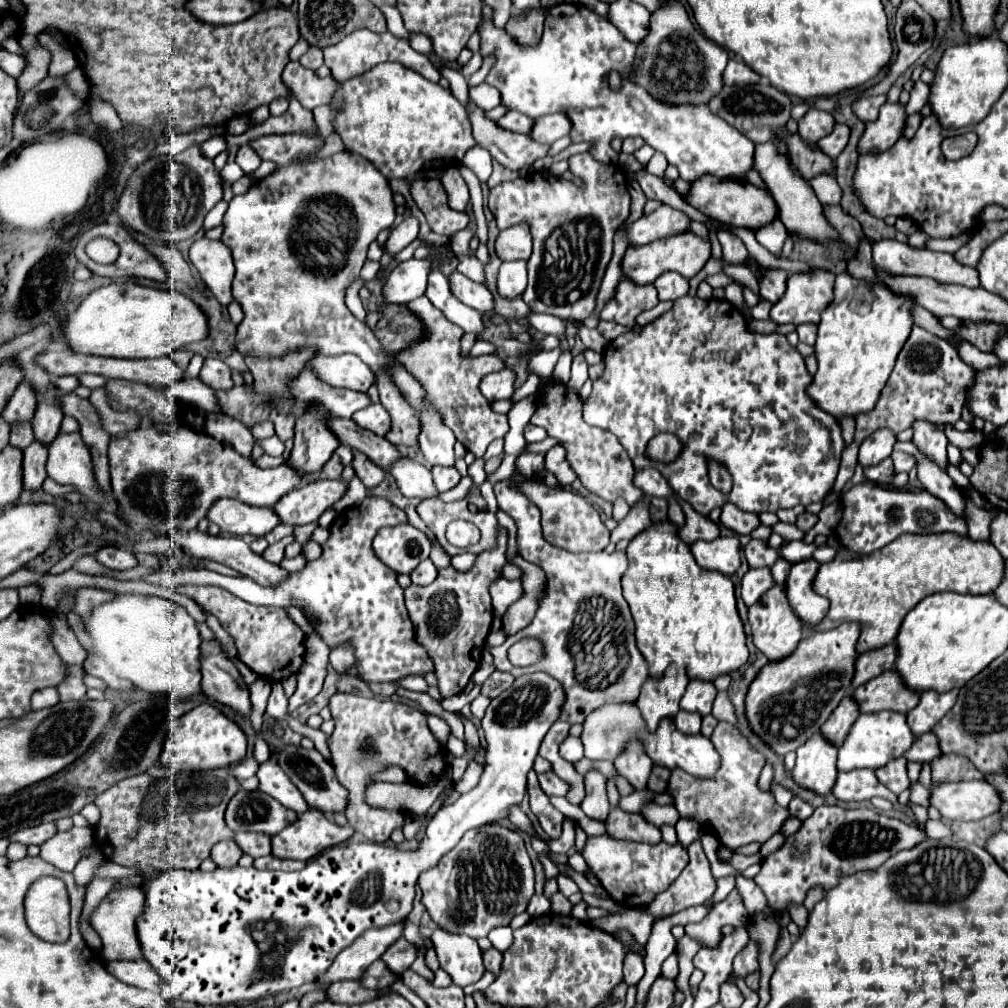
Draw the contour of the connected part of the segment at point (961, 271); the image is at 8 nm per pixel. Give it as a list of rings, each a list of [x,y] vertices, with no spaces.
[[[879,240],[873,244],[873,262],[875,266],[891,272],[891,274],[905,274],[905,276],[929,276],[943,284],[963,284],[969,288],[979,286],[979,276],[975,268],[961,266],[951,254],[933,252],[933,250],[917,250],[909,244],[901,244],[897,240]]]

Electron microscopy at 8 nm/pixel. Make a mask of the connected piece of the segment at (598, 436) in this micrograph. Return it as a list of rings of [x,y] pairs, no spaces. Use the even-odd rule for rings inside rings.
[[[555,382],[555,384],[543,386],[539,390],[537,398],[539,400],[535,402],[535,412],[531,416],[531,424],[545,428],[547,436],[555,438],[565,448],[569,466],[573,468],[573,472],[579,476],[581,484],[591,494],[601,496],[603,500],[607,500],[611,504],[617,498],[623,498],[629,504],[629,508],[645,498],[643,490],[633,484],[635,468],[633,468],[625,448],[619,444],[619,440],[611,432],[605,432],[601,428],[593,428],[583,422],[583,416],[581,416],[583,400],[577,392],[573,392],[565,384]]]

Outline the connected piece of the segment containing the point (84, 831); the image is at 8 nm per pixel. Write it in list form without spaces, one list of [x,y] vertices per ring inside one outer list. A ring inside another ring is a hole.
[[[89,826],[59,832],[41,846],[41,858],[57,868],[73,870],[73,862],[81,860],[81,852],[95,844],[93,836],[93,828]]]

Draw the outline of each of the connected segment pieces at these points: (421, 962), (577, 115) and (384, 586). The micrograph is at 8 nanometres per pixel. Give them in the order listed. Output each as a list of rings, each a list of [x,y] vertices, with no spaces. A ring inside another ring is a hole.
[[[425,952],[417,958],[417,962],[411,966],[411,970],[415,970],[417,974],[421,974],[425,980],[429,980],[429,982],[433,982],[433,978],[435,978],[435,974],[427,968],[427,964],[425,964]]]
[[[561,2],[557,6],[551,6],[545,14],[545,30],[541,40],[535,46],[523,46],[515,44],[513,36],[509,36],[503,28],[493,26],[491,18],[483,18],[477,26],[477,32],[481,36],[481,56],[495,56],[495,64],[491,66],[485,82],[495,86],[501,92],[501,104],[507,110],[517,110],[533,120],[539,116],[561,112],[571,122],[571,140],[573,142],[589,142],[593,144],[593,152],[589,152],[597,162],[603,164],[617,164],[617,154],[611,148],[613,138],[631,138],[641,136],[649,146],[653,146],[657,152],[665,154],[667,162],[679,168],[679,174],[683,180],[697,180],[703,174],[713,174],[719,178],[743,178],[745,172],[753,166],[753,142],[741,136],[737,128],[725,124],[719,116],[709,112],[707,106],[691,104],[689,108],[677,106],[677,104],[661,104],[661,100],[649,96],[645,88],[635,84],[631,80],[633,68],[635,68],[635,56],[637,56],[637,44],[631,44],[625,40],[625,36],[607,20],[595,14],[593,10],[585,8],[583,4],[569,4]],[[611,72],[617,72],[621,76],[619,90],[613,90],[609,86],[607,76]]]
[[[365,496],[365,500],[353,508],[343,510],[335,522],[329,528],[329,540],[321,546],[323,554],[317,560],[311,560],[305,564],[303,570],[299,572],[291,572],[281,584],[277,586],[261,586],[249,578],[229,578],[229,576],[221,576],[217,572],[211,570],[189,570],[189,572],[153,572],[147,574],[145,580],[151,584],[161,584],[167,588],[173,588],[175,584],[213,584],[219,588],[229,590],[231,594],[235,594],[237,598],[249,602],[249,604],[259,604],[259,606],[297,606],[311,624],[315,624],[319,636],[323,638],[323,642],[329,648],[341,646],[345,642],[349,642],[355,650],[355,658],[357,658],[357,678],[367,682],[367,684],[375,684],[375,682],[397,682],[405,676],[425,676],[429,672],[435,672],[433,668],[433,660],[429,660],[429,654],[425,652],[425,648],[421,644],[417,644],[415,638],[415,628],[413,622],[409,620],[405,602],[403,602],[403,588],[397,584],[397,574],[387,568],[373,552],[371,548],[371,540],[375,538],[377,530],[381,526],[395,526],[395,524],[403,524],[407,520],[405,512],[401,508],[397,508],[395,504],[391,504],[387,498],[381,496]]]

